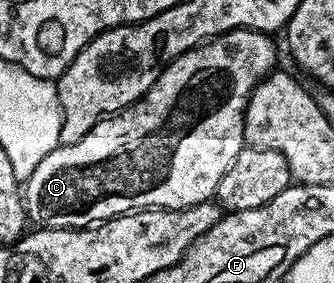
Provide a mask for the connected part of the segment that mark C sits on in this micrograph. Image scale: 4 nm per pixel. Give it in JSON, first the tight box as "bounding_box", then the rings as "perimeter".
{"bounding_box":[22,28,276,229],"perimeter":[[[236,28],[233,32],[223,32],[220,36],[214,36],[199,44],[197,48],[191,48],[182,53],[176,60],[171,60],[165,68],[161,68],[159,78],[146,90],[146,94],[136,100],[129,108],[116,112],[113,116],[107,116],[85,134],[82,139],[73,144],[60,144],[30,174],[22,188],[24,207],[29,221],[32,220],[37,229],[42,228],[87,228],[95,226],[105,220],[112,220],[116,216],[123,216],[137,210],[150,208],[189,208],[195,204],[203,204],[211,201],[216,194],[218,182],[222,182],[222,174],[234,166],[234,158],[246,146],[244,143],[244,111],[248,109],[248,100],[252,91],[261,80],[265,79],[273,71],[272,63],[276,60],[276,48],[272,45],[273,37],[266,32],[256,32],[253,28]]]}

